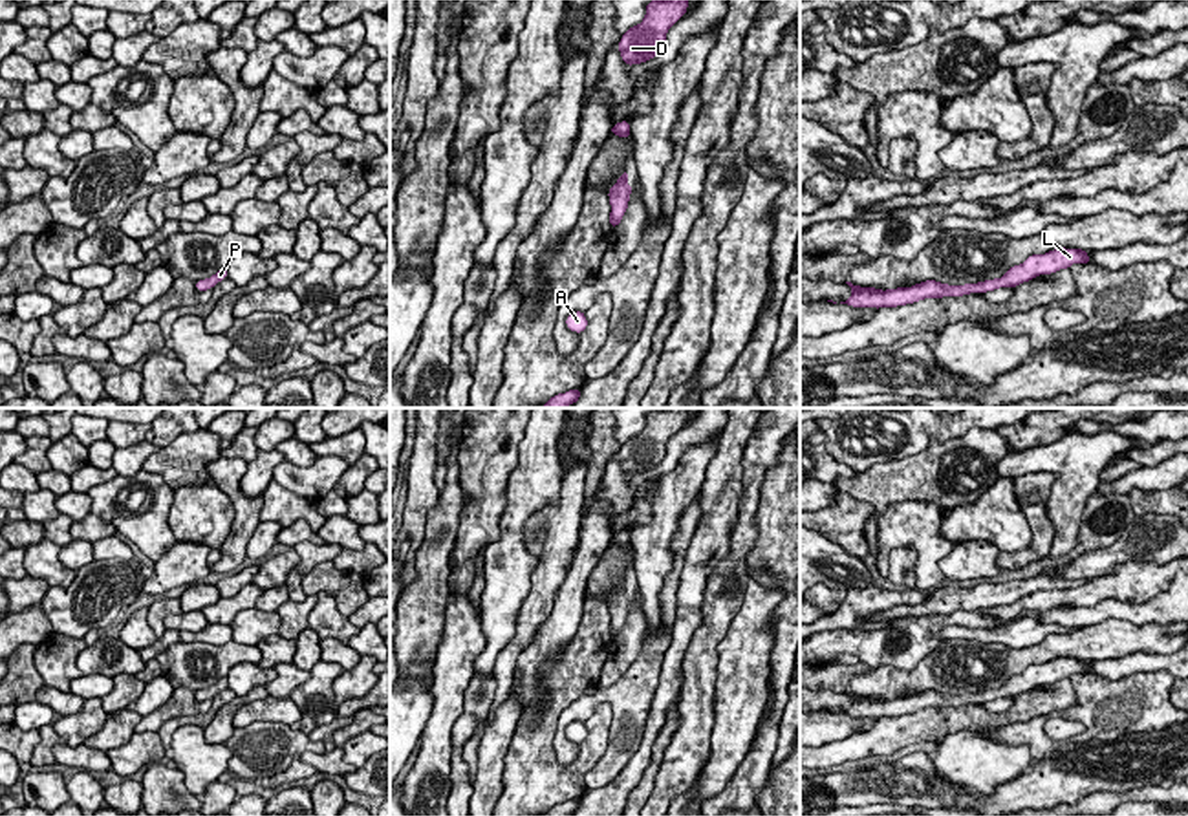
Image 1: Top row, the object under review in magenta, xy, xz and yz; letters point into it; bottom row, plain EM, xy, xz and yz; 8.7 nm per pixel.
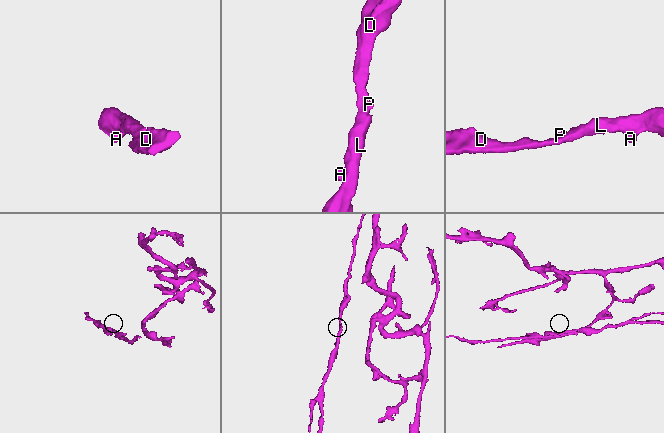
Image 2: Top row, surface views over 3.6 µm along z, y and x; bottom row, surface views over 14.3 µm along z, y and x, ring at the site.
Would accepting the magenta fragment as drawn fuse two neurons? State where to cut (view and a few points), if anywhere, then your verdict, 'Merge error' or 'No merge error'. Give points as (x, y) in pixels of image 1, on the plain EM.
No split. No merge error

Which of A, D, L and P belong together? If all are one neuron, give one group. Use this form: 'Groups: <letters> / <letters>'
Groups: A D L P

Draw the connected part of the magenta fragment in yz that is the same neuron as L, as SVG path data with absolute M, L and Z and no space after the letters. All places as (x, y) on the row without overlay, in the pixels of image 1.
M1054 659L1045 664L1031 664L1023 673L1010 677L1001 688L985 690L977 693L948 695L937 690L926 690L912 697L875 699L860 697L846 692L851 697L851 706L846 712L851 717L897 717L915 714L924 708L963 706L970 703L987 703L999 697L1018 697L1040 684L1053 684L1060 679L1069 679L1073 673L1091 673L1089 660L1082 659Z

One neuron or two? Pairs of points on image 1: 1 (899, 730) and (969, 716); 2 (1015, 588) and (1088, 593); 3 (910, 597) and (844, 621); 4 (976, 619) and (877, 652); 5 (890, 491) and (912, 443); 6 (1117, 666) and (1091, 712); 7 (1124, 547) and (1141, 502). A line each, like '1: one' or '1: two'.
1: one
2: two
3: one
4: one
5: two
6: two
7: two

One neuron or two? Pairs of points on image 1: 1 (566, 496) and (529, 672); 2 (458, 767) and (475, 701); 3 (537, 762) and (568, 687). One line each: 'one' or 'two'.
1: two
2: one
3: one

